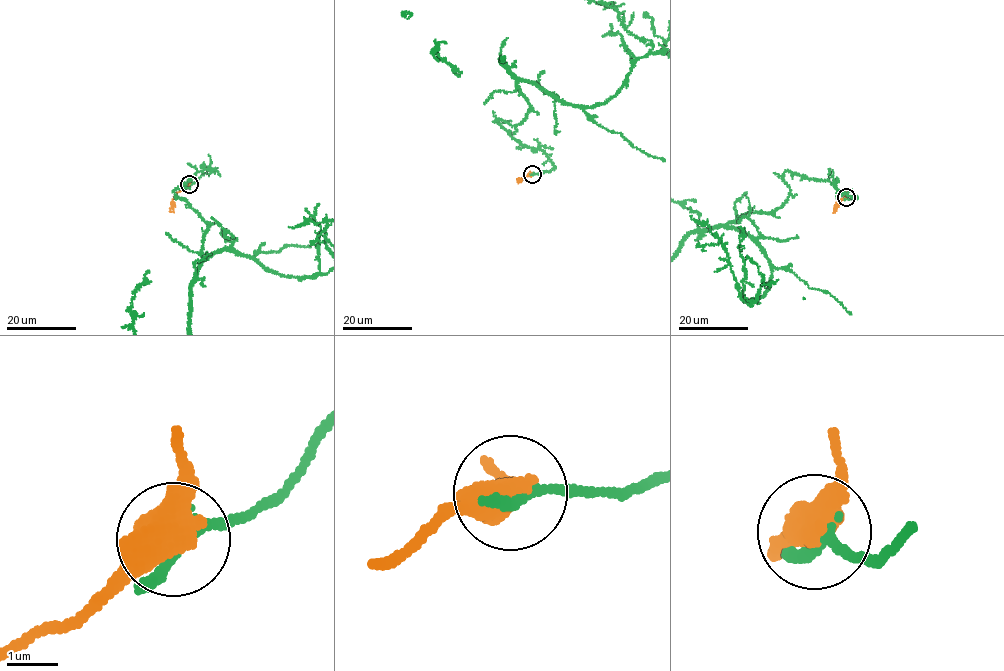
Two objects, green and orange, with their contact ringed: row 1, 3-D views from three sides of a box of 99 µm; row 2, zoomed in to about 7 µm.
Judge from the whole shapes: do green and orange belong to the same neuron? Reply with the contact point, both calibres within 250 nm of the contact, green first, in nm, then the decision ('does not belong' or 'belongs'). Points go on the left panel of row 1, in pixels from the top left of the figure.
place (189, 184); calibres 300 and 600 nm; does not belong

